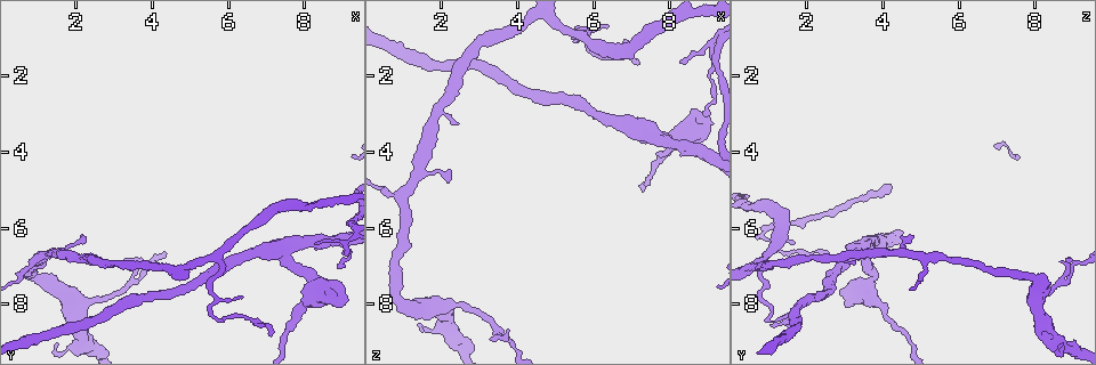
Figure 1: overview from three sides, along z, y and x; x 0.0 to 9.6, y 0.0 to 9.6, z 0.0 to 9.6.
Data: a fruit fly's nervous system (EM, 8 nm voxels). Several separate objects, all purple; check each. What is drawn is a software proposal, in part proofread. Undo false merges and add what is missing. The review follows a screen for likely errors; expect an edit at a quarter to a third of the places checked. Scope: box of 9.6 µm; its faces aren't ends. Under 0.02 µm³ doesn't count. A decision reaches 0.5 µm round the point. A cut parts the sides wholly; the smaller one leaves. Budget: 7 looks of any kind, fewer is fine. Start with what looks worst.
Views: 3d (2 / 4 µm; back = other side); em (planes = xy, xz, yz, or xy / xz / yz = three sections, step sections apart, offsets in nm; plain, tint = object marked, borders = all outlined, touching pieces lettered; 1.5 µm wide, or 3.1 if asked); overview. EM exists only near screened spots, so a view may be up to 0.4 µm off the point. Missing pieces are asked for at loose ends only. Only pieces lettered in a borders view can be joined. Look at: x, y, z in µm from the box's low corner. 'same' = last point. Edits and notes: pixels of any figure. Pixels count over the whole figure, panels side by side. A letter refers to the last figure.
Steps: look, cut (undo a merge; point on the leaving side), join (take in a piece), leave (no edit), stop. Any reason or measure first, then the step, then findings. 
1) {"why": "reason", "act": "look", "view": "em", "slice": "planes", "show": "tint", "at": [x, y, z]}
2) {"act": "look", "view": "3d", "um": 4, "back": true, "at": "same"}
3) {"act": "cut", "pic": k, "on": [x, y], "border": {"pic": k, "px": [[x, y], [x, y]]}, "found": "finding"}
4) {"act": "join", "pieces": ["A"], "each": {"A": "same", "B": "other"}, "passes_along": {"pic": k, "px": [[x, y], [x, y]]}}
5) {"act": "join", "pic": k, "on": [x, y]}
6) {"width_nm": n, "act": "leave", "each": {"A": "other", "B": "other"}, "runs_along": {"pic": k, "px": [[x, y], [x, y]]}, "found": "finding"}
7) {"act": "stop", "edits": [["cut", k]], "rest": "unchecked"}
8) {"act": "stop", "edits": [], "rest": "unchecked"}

{"why": "free end", "act": "look", "view": "em", "slice": "planes", "show": "borders", "at": [1.90, 8.85, 8.15]}

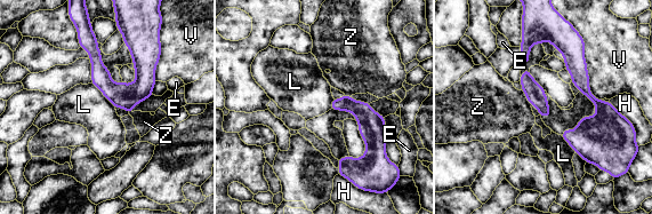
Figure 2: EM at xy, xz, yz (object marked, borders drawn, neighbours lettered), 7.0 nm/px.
{"act": "leave", "each": {"E": "other", "H": "other", "L": "other", "V": "other", "Z": "other"}, "runs_along": {"pic": 2, "px": [[82, 41], [117, 92], [150, 92]]}, "found": "no lettered piece goes on from it"}

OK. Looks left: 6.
{"why": "arms part here", "act": "look", "view": "em", "slice": "planes", "show": "tint", "at": [5.60, 6.80, 0.90]}

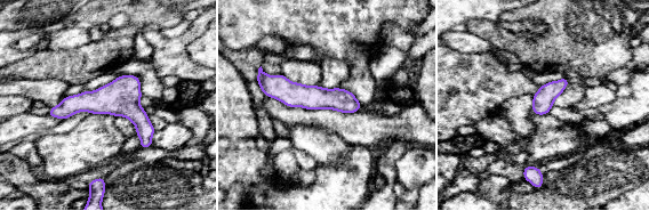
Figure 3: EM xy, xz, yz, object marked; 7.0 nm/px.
{"act": "look", "view": "em", "slice": "planes", "show": "borders", "at": "same"}

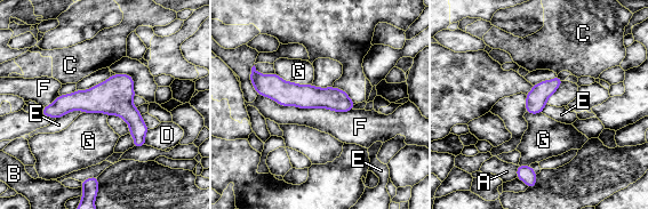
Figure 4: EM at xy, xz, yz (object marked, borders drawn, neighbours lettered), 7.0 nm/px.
{"longest_contact_nm": ["F", 700], "act": "leave", "each": {"A": "other", "B": "other", "C": "other", "D": "other", "E": "other", "F": "other", "G": "other"}, "found": "continuous, no second neuron"}

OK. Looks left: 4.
{"why": "an open end", "act": "look", "view": "3d", "um": 2, "at": [3.25, 6.85, 8.95]}

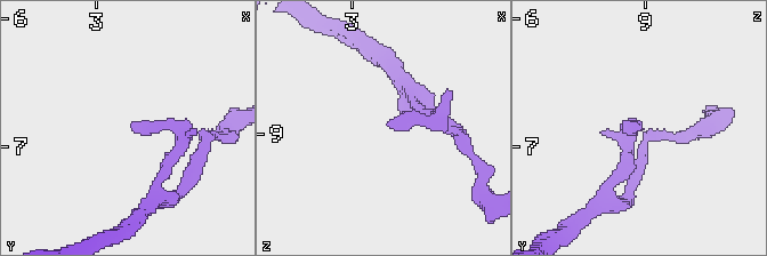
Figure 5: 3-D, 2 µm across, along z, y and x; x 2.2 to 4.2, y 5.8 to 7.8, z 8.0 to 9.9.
{"why": "need the tissue", "act": "look", "view": "em", "slice": "planes", "show": "borders", "at": [3.30, 6.82, 8.94]}

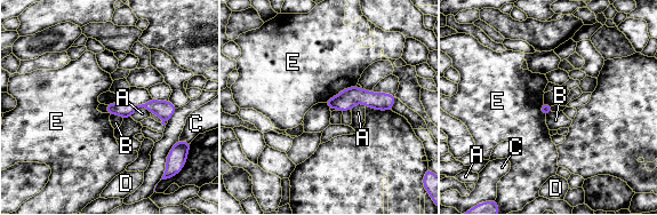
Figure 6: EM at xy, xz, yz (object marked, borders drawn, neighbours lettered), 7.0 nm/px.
{"width_nm": 80, "act": "leave", "each": {"A": "other", "B": "other", "C": "other", "D": "other", "E": "other"}, "border": {"pic": 6, "px": [[355, 85], [342, 89], [325, 102]]}, "found": "no lettered piece goes on from it"}

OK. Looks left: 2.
{"act": "stop", "edits": [], "rest": "unchecked"}

